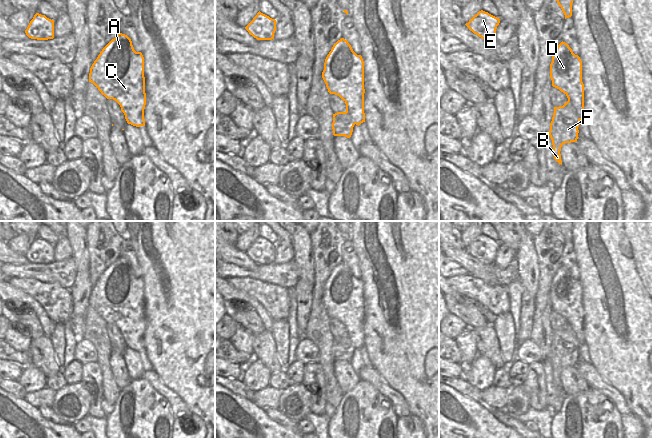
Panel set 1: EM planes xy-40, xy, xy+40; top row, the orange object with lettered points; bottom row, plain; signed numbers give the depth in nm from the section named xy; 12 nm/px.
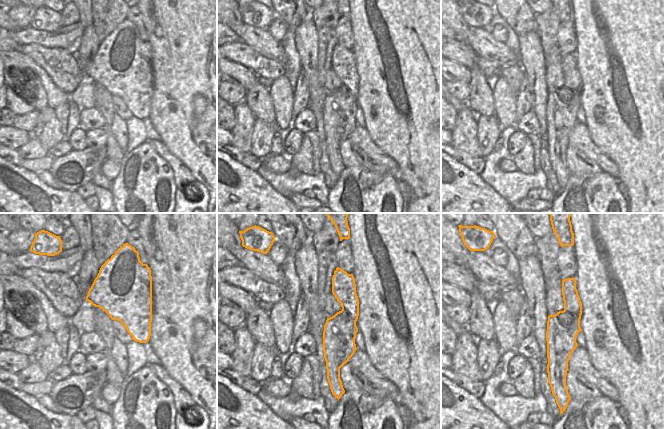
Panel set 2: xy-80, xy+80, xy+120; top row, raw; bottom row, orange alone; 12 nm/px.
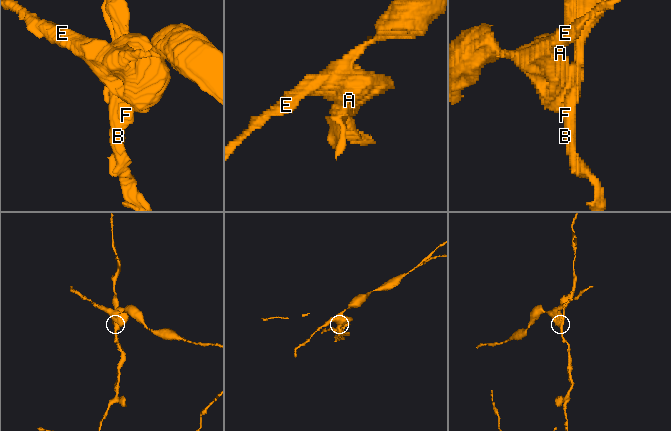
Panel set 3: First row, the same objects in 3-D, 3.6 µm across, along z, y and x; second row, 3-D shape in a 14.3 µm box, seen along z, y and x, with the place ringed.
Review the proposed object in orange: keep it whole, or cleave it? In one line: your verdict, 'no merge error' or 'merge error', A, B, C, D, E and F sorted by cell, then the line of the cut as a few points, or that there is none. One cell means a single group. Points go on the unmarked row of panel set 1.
merge error; groups A C D E / B F; cut xy+40 (566, 318), (580, 343)

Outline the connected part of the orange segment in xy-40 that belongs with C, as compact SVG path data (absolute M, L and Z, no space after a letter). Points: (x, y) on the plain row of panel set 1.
M122 257L112 263L100 276L90 292L89 306L93 307L107 323L115 324L121 331L128 348L145 350L146 329L144 281L136 276L131 263Z

